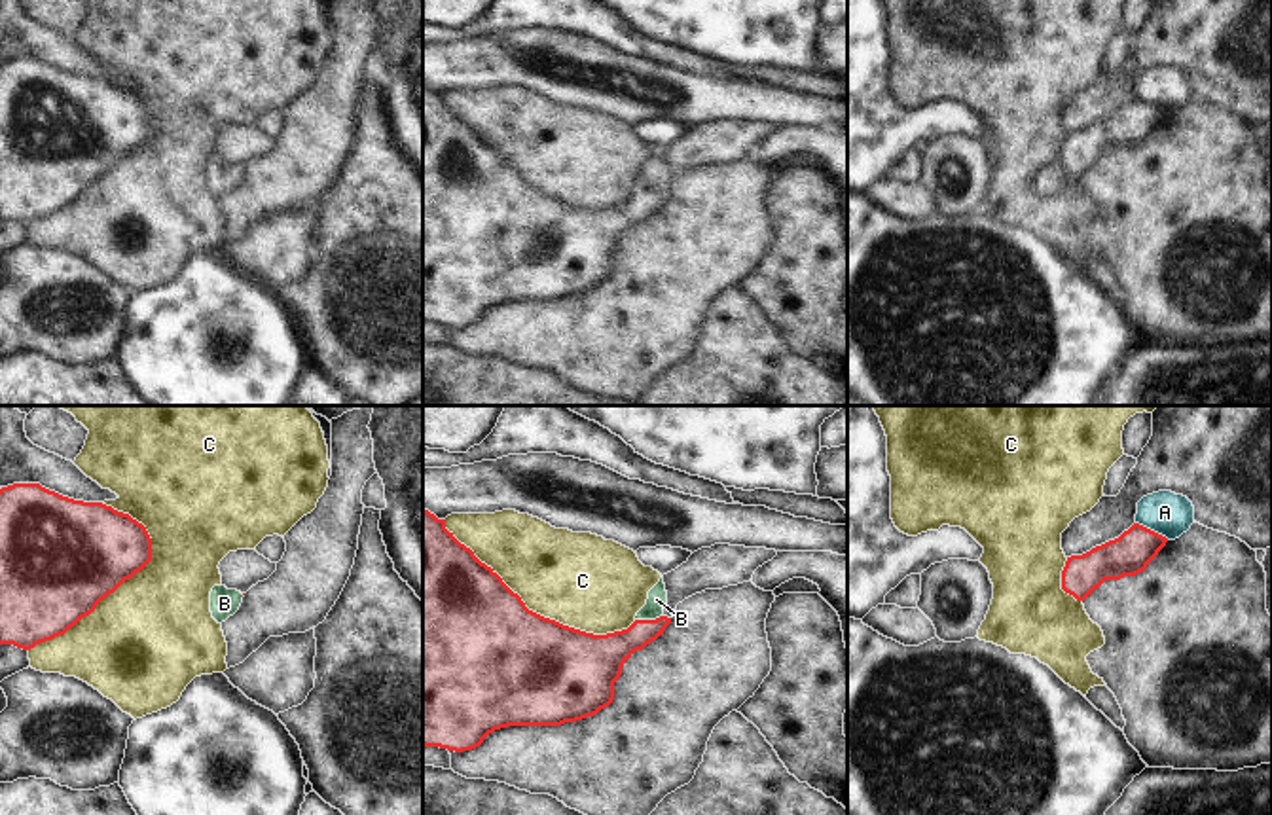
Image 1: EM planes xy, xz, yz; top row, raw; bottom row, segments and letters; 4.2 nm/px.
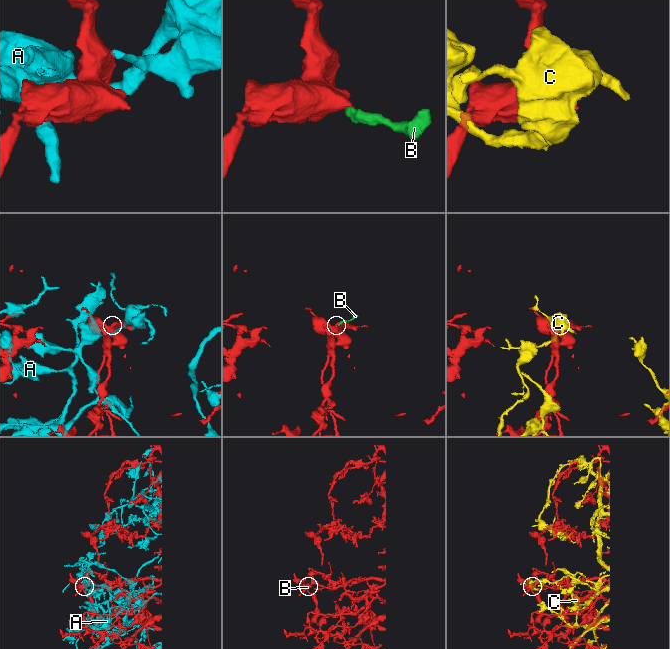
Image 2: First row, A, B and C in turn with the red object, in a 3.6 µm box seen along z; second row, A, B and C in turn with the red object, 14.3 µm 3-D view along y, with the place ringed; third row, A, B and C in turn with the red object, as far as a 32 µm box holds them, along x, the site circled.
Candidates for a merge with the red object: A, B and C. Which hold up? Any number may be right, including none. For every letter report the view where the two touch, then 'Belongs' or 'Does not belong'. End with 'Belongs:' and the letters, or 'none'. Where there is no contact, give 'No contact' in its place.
A: Touches red in yz. Does not belong
B: Touches red in xz. Belongs
C: Touches red in xz. Does not belong
Belongs: B

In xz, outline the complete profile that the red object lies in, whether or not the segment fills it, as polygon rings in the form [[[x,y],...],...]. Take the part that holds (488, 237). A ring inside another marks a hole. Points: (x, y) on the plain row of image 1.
[[[423,85],[423,322],[463,328],[480,322],[500,303],[561,301],[597,290],[612,279],[614,258],[631,229],[663,210],[671,199],[663,190],[665,178],[662,152],[627,205],[593,210],[563,201],[529,186],[491,142],[445,104],[445,95]]]

